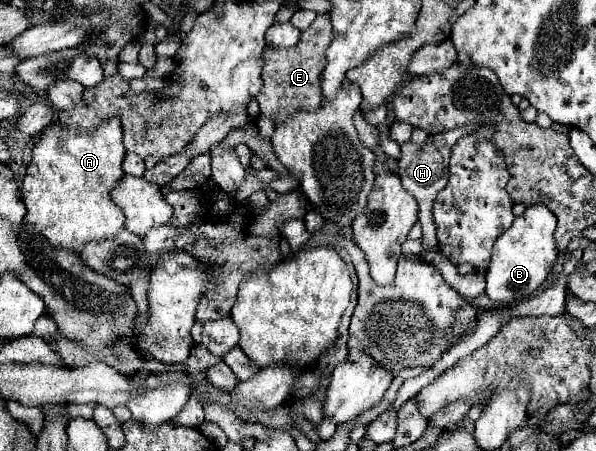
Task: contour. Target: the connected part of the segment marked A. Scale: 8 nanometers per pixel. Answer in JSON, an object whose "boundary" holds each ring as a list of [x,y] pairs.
{"boundary":[[[111,118],[109,122],[103,122],[93,132],[79,132],[75,128],[67,128],[61,124],[47,126],[39,142],[33,146],[33,160],[27,166],[27,174],[23,178],[21,200],[27,208],[25,222],[37,226],[43,238],[55,248],[69,250],[75,254],[87,242],[113,238],[123,228],[123,220],[125,220],[123,212],[111,200],[111,190],[123,178],[123,170],[121,170],[123,158],[125,158],[125,148],[123,148],[123,130],[119,118]]]}

